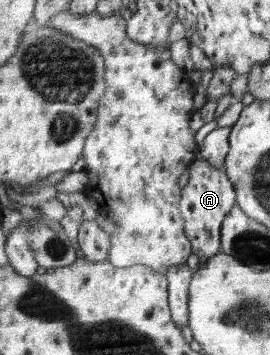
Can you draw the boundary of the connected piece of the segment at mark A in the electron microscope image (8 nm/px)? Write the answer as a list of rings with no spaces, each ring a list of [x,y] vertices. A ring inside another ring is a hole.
[[[199,154],[190,166],[187,183],[182,188],[180,209],[185,217],[185,232],[192,241],[192,251],[197,257],[207,259],[221,252],[221,233],[227,215],[237,204],[238,195],[229,174],[224,169],[212,166],[212,163]]]

